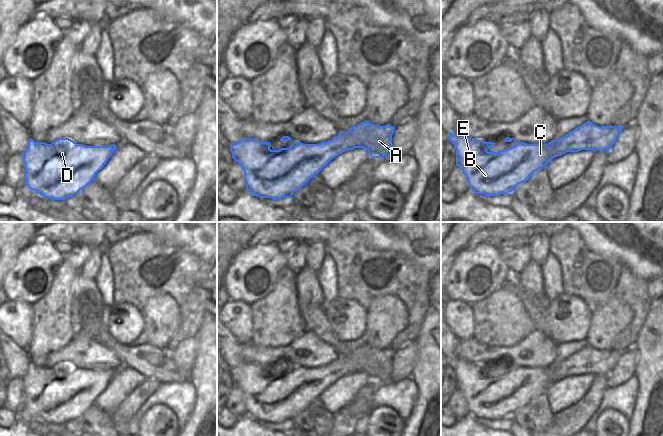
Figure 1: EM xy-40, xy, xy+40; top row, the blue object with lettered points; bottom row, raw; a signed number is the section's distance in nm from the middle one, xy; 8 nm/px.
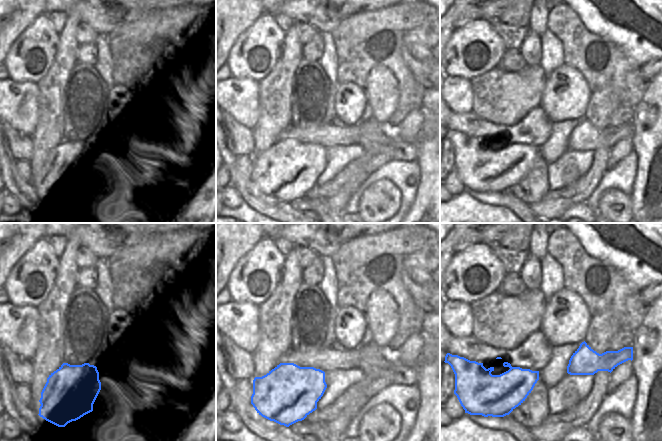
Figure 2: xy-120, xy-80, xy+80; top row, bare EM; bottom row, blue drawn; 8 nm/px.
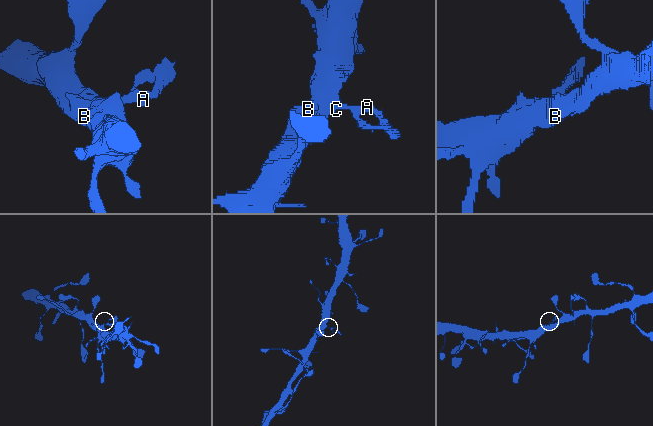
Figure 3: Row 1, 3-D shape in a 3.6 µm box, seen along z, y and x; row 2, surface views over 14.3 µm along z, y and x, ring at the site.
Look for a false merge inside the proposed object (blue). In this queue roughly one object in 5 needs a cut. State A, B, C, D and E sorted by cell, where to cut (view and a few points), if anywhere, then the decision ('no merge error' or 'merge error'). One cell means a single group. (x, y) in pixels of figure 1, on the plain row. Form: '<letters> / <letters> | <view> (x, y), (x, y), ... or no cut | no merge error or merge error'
A B C D E | no cut | no merge error

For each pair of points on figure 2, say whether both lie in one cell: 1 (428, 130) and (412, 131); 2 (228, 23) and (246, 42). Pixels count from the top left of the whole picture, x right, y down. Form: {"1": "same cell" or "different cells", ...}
{"1": "different cells", "2": "different cells"}

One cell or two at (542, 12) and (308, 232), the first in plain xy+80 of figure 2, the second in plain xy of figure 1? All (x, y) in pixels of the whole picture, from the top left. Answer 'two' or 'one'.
two

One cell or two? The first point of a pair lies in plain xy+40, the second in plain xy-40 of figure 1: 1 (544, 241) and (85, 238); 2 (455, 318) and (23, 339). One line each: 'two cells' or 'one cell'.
1: two cells
2: one cell

